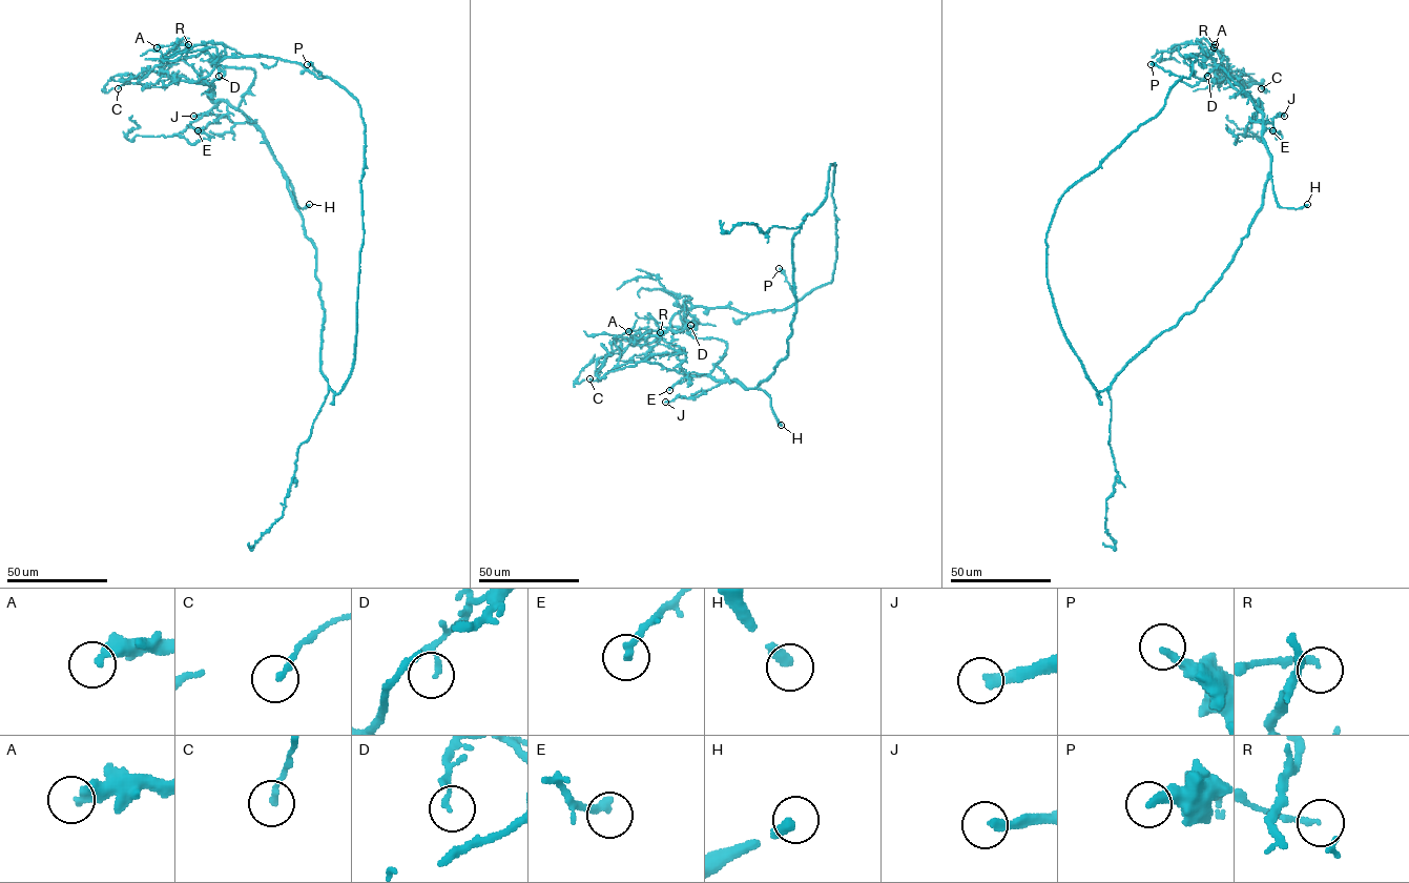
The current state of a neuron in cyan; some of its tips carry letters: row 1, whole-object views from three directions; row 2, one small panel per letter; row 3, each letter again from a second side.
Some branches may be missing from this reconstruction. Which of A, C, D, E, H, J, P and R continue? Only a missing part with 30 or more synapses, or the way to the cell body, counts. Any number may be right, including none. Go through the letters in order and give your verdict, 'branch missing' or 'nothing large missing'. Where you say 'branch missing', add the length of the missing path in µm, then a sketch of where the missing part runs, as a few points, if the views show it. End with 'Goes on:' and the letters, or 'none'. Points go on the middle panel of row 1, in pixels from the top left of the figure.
A: nothing large missing
C: nothing large missing
D: nothing large missing
E: nothing large missing
H: branch missing | 45 µm | (781, 425), (794, 443), (790, 460), (810, 472)
J: branch missing | 45 µm | (665, 402), (639, 404), (619, 413), (625, 407), (619, 401)
P: nothing large missing
R: branch missing | 10 µm
Goes on: H, J, R

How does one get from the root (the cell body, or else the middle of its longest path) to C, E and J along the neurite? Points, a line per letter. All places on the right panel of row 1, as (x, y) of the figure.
C: (1228, 265), (1269, 175), (1263, 114), (1211, 57), (1188, 58), (1202, 80), (1233, 77), (1261, 88)
E: (1228, 265), (1261, 206), (1270, 170), (1270, 156), (1262, 139), (1263, 115), (1258, 105), (1255, 120), (1272, 130)
J: (1228, 265), (1261, 206), (1269, 175), (1270, 156), (1262, 139), (1263, 126), (1272, 123), (1279, 114), (1284, 116)

